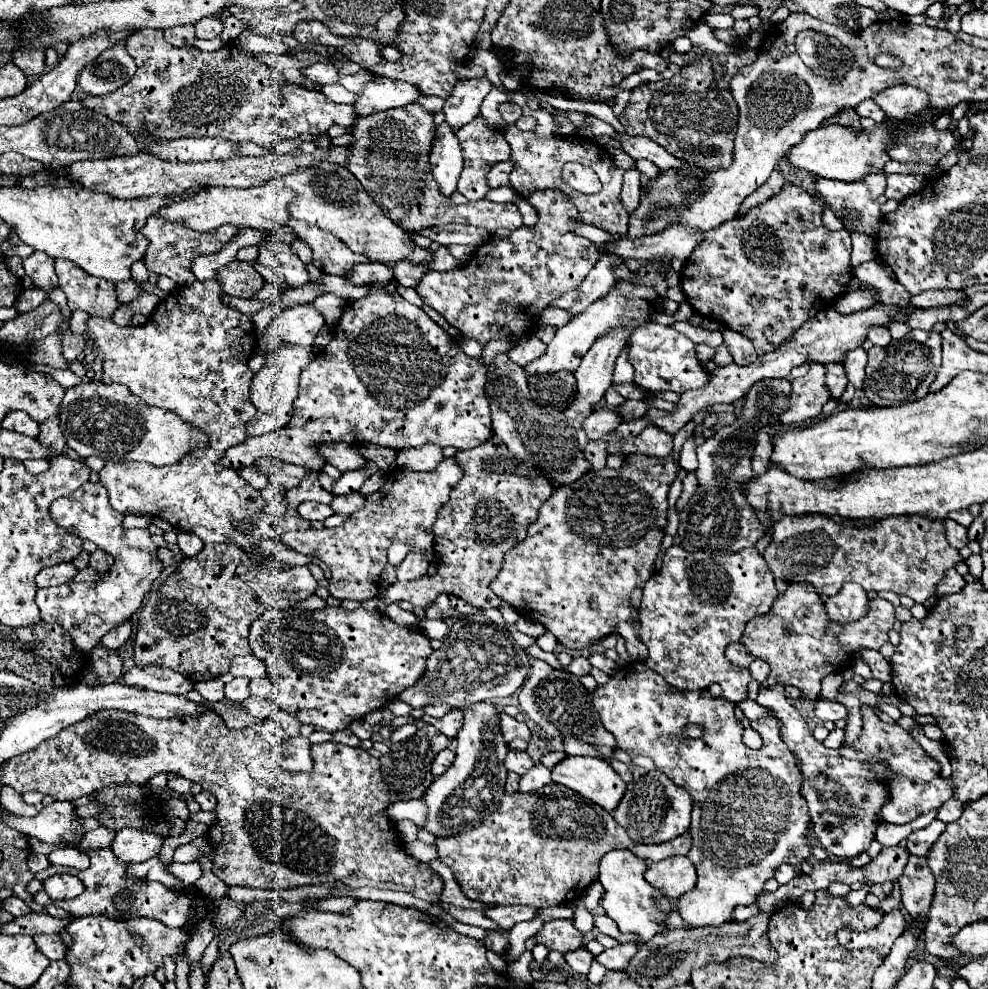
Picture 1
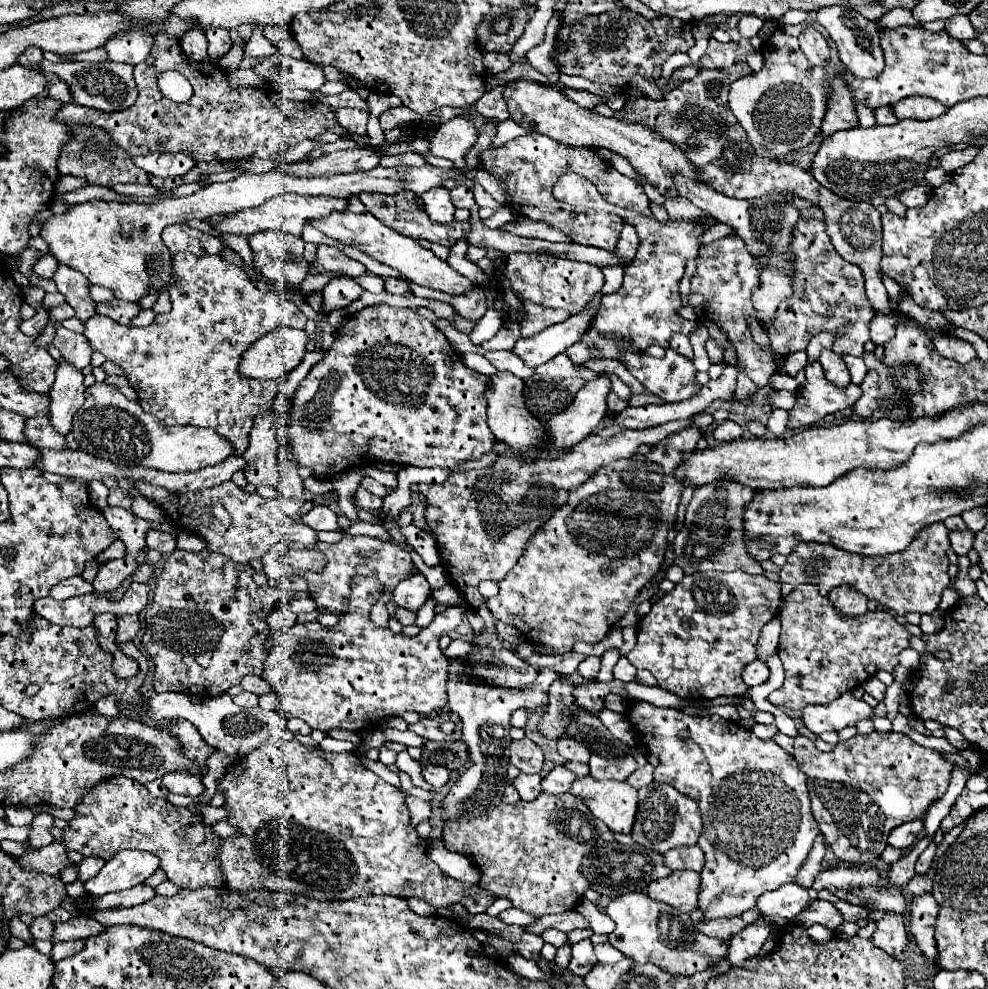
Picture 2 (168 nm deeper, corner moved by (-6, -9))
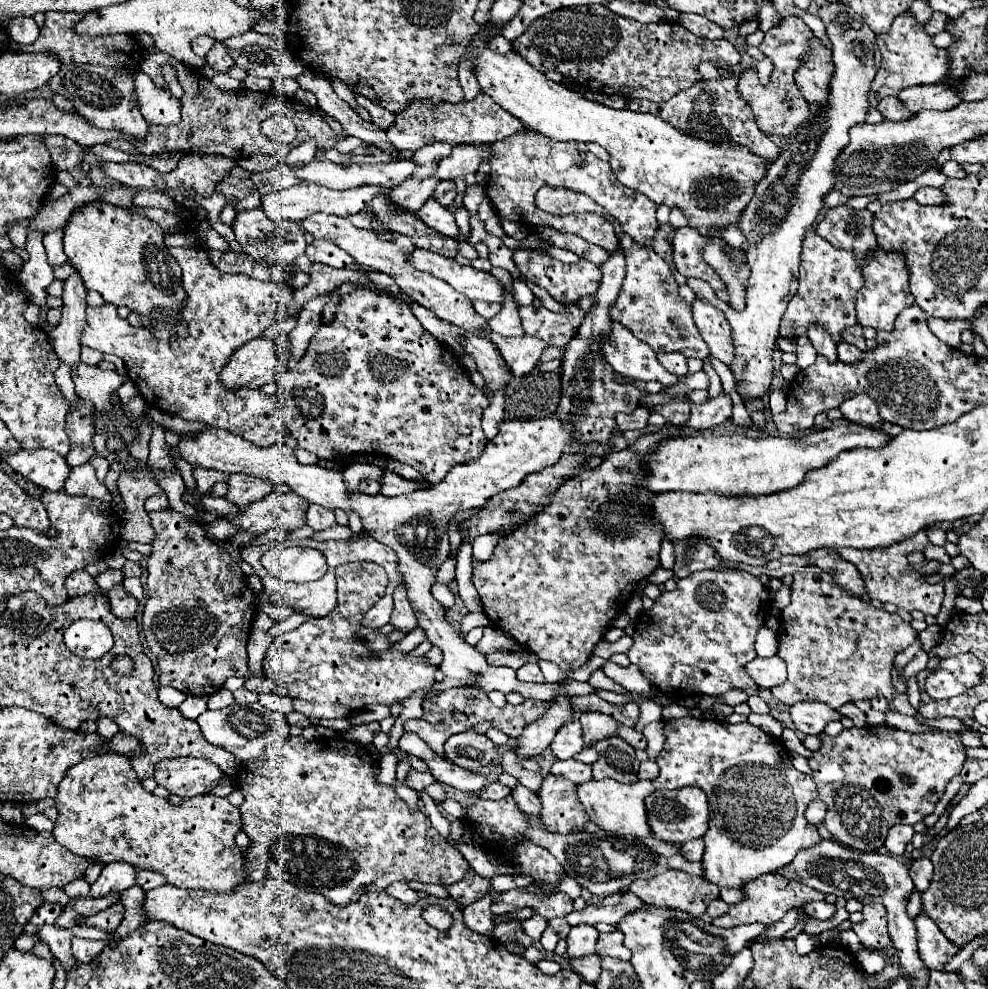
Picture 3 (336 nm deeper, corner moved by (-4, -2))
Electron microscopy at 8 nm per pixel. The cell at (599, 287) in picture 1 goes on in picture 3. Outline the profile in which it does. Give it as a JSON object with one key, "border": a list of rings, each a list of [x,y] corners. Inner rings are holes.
{"border":[[[494,332],[488,334],[490,340],[496,344],[500,356],[504,358],[508,370],[512,370],[512,376],[526,376],[536,364],[546,348],[542,340],[532,338],[532,336],[522,336],[522,338],[504,338]]]}

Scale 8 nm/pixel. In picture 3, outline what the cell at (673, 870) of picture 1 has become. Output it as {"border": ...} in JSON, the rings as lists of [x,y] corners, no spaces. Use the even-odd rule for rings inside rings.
{"border":[[[668,870],[650,880],[636,880],[630,890],[650,906],[702,916],[706,906],[718,898],[720,888],[716,888],[716,884],[708,884],[704,878],[690,876],[680,870]]]}

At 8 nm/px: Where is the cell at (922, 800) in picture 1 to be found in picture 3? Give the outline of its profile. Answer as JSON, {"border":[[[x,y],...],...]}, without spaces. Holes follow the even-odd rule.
{"border":[[[896,824],[890,828],[888,836],[886,836],[886,848],[890,854],[894,856],[902,856],[906,852],[906,844],[912,840],[914,836],[914,830],[912,826],[906,826],[906,824]]]}

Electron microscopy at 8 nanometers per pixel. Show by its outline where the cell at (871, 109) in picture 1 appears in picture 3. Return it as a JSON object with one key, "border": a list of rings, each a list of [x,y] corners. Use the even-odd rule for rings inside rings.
{"border":[[[888,96],[884,100],[880,100],[878,110],[884,114],[886,120],[908,120],[914,116],[914,112],[908,112],[908,108],[904,108],[904,104],[900,104],[898,96]]]}

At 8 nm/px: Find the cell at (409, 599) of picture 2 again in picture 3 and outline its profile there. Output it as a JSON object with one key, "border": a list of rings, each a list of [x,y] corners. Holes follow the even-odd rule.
{"border":[[[398,586],[394,592],[394,612],[390,618],[390,624],[394,630],[400,630],[404,634],[410,634],[416,628],[416,616],[414,610],[406,598],[406,588]]]}

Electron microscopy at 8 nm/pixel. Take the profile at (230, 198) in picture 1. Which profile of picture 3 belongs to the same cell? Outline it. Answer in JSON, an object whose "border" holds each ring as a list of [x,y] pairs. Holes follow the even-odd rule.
{"border":[[[308,184],[308,186],[286,188],[270,196],[264,196],[262,210],[272,220],[292,220],[292,222],[302,222],[306,216],[312,216],[316,212],[334,214],[334,216],[352,216],[352,214],[362,212],[370,204],[370,200],[378,194],[388,194],[388,188],[360,186],[360,188],[348,188],[348,190],[330,190],[330,188],[320,188],[318,184]]]}

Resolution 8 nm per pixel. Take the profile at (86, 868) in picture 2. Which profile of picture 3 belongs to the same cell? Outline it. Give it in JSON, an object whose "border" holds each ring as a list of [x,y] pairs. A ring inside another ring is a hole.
{"border":[[[86,878],[74,880],[72,884],[68,884],[68,886],[64,888],[64,892],[68,894],[68,898],[86,898],[86,896],[88,896],[88,890],[90,890],[90,886],[88,886]]]}

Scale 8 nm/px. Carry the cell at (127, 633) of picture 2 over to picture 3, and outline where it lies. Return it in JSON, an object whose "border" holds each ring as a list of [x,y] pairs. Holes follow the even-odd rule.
{"border":[[[118,584],[116,588],[112,588],[112,592],[108,594],[110,596],[110,606],[112,606],[112,612],[118,616],[118,618],[134,618],[136,616],[136,610],[138,610],[138,600],[132,598],[122,584]]]}

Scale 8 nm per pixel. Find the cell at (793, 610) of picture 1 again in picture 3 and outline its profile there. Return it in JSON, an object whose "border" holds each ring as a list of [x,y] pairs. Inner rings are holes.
{"border":[[[818,566],[796,572],[790,588],[792,602],[780,612],[778,628],[778,656],[788,664],[788,680],[772,688],[774,698],[788,706],[816,700],[832,708],[876,696],[892,702],[896,696],[890,682],[892,660],[916,640],[918,634],[912,626],[898,614],[874,608],[862,598],[848,596]]]}

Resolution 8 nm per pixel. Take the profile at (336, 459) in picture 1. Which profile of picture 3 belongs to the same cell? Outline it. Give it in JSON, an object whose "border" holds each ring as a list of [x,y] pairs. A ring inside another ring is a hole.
{"border":[[[384,472],[382,476],[382,494],[386,496],[400,496],[400,494],[408,494],[412,490],[420,490],[420,482],[414,480],[406,480],[394,472]]]}

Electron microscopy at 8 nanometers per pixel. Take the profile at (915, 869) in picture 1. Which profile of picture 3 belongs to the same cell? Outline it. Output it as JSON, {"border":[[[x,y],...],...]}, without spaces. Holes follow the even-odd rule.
{"border":[[[920,914],[916,918],[916,930],[918,930],[918,954],[930,970],[944,970],[944,964],[948,964],[948,960],[952,960],[952,956],[960,952],[960,946],[952,944],[940,932],[936,922],[928,920],[926,914]]]}

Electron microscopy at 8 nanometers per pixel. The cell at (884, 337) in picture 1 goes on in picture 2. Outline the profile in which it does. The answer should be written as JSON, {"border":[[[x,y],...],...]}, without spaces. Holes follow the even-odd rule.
{"border":[[[876,315],[870,323],[870,337],[876,345],[884,345],[894,337],[894,329],[896,329],[896,319],[894,317]]]}

